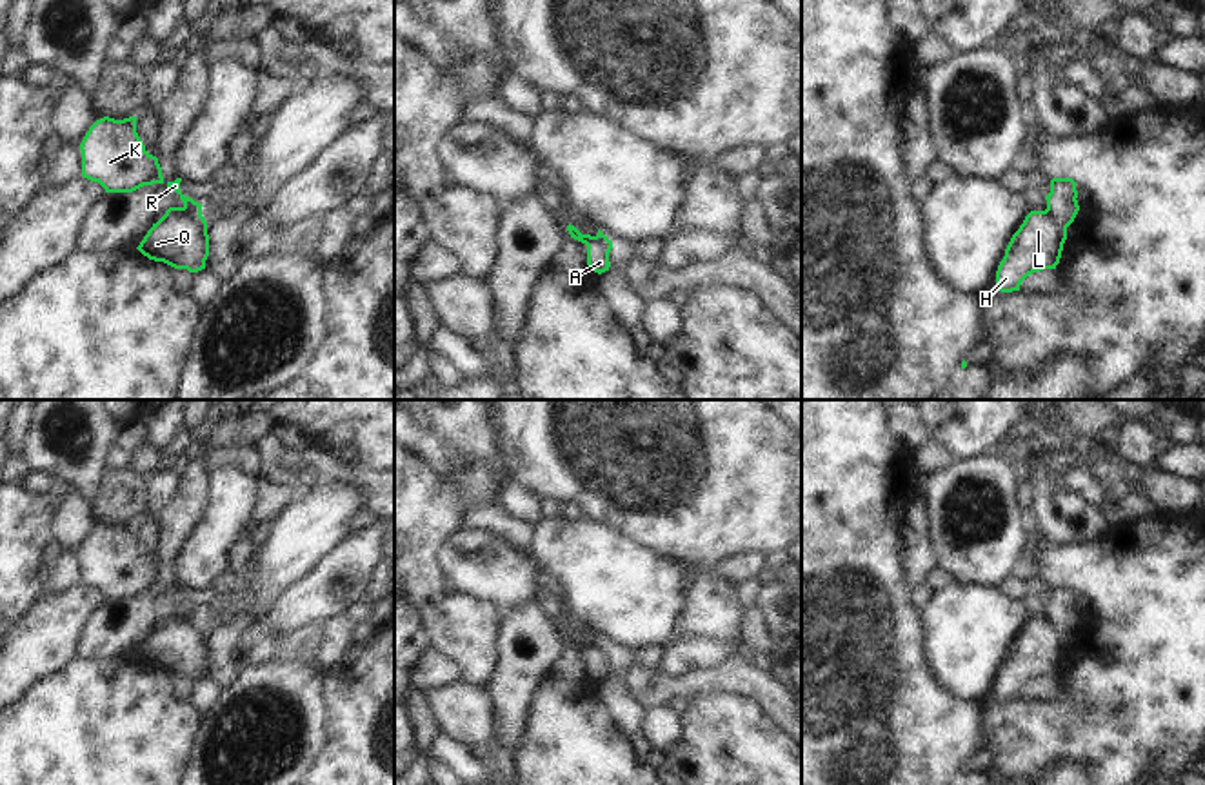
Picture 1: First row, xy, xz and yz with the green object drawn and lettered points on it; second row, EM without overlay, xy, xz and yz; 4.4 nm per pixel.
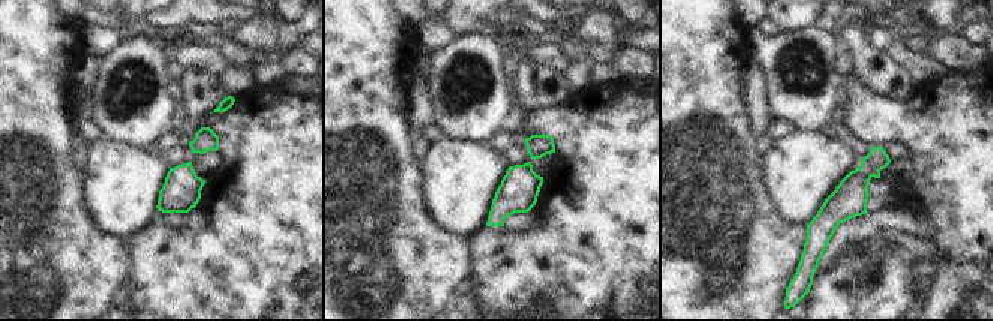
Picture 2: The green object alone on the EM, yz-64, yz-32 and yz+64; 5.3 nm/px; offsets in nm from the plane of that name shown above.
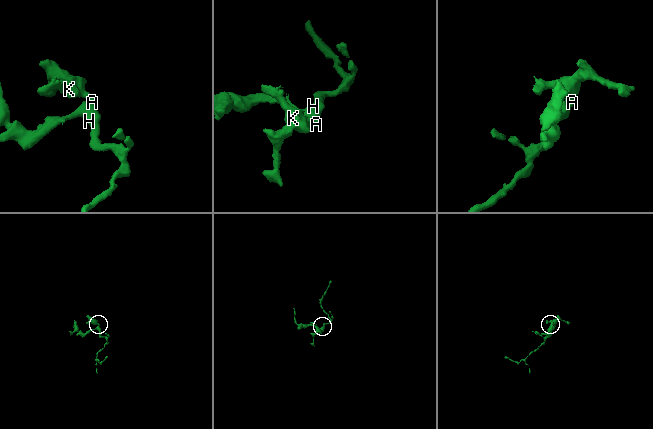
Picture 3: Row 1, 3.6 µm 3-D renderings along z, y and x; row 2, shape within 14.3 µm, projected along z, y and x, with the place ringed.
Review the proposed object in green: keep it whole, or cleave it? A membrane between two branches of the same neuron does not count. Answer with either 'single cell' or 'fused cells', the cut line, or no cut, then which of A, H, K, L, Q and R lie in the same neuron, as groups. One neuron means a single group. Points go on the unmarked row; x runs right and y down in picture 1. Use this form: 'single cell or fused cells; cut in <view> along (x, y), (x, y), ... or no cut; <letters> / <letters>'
fused cells; cut in xy along (180, 615), (200, 620); A K R / H L Q

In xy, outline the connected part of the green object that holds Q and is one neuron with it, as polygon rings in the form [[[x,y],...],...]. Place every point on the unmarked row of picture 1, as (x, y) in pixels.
[[[169,614],[136,656],[149,667],[198,680],[209,663],[207,629],[202,620]]]

